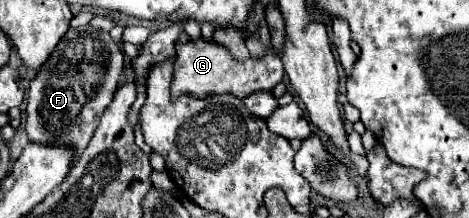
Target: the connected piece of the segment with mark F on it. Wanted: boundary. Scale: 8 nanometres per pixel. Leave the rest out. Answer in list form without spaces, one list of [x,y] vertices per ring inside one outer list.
[[[92,26],[70,28],[48,58],[50,72],[44,72],[44,64],[42,64],[40,70],[36,72],[34,80],[30,82],[28,104],[26,104],[28,140],[36,142],[36,144],[54,144],[54,146],[72,148],[72,152],[74,152],[74,160],[70,164],[70,168],[72,168],[76,164],[76,160],[80,158],[80,154],[86,150],[86,146],[100,122],[104,108],[108,108],[108,104],[112,102],[112,96],[118,88],[118,80],[122,74],[122,66],[124,66],[124,56],[108,32],[96,30]]]

